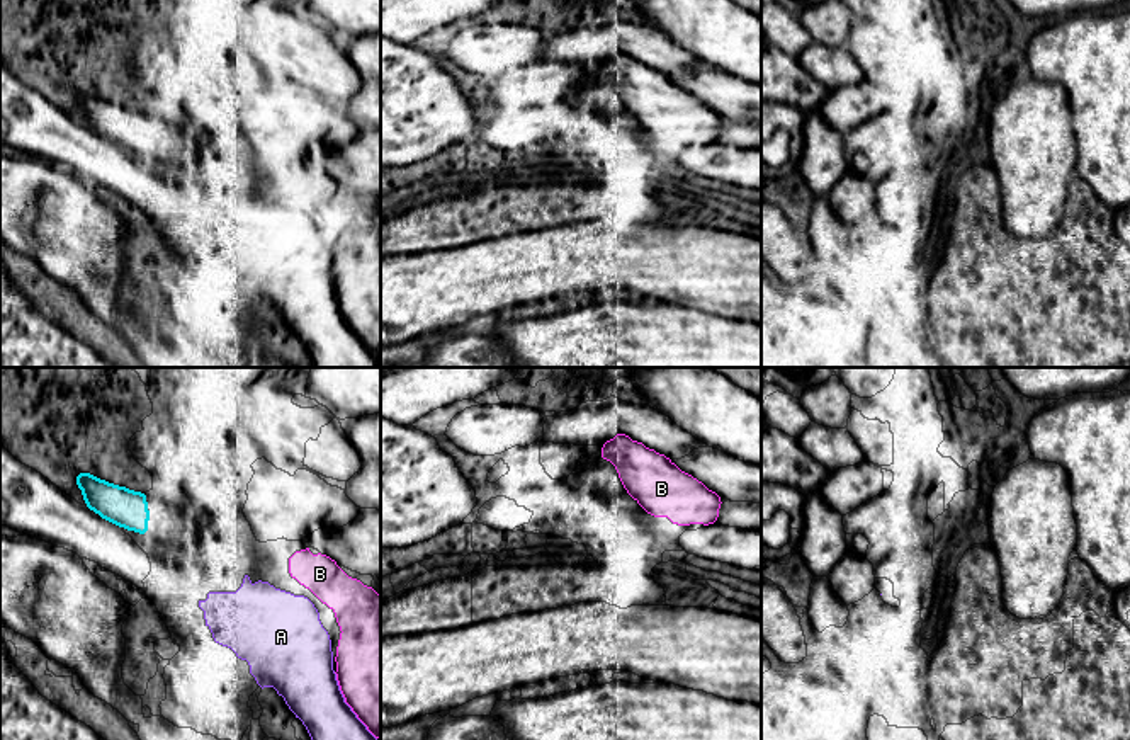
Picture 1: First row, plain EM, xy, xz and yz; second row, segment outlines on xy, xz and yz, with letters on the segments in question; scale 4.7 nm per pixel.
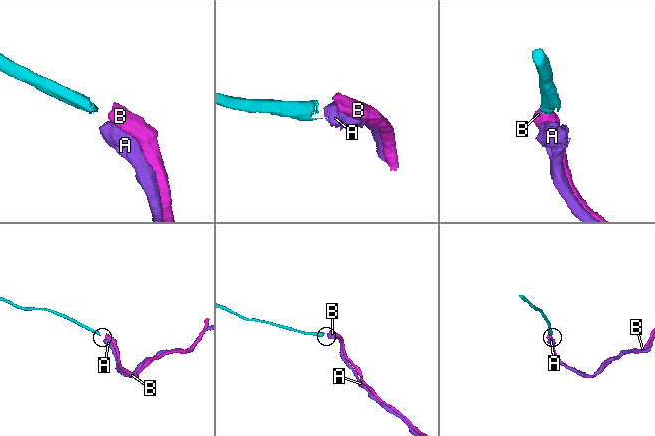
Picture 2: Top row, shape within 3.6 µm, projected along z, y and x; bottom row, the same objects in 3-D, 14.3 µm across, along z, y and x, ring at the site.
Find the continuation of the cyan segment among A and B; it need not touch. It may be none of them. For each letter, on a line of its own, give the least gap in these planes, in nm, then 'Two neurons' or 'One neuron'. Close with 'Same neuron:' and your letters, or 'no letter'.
A: Distance 420 nm. Two neurons
B: Distance 700 nm. One neuron
Same neuron: B

